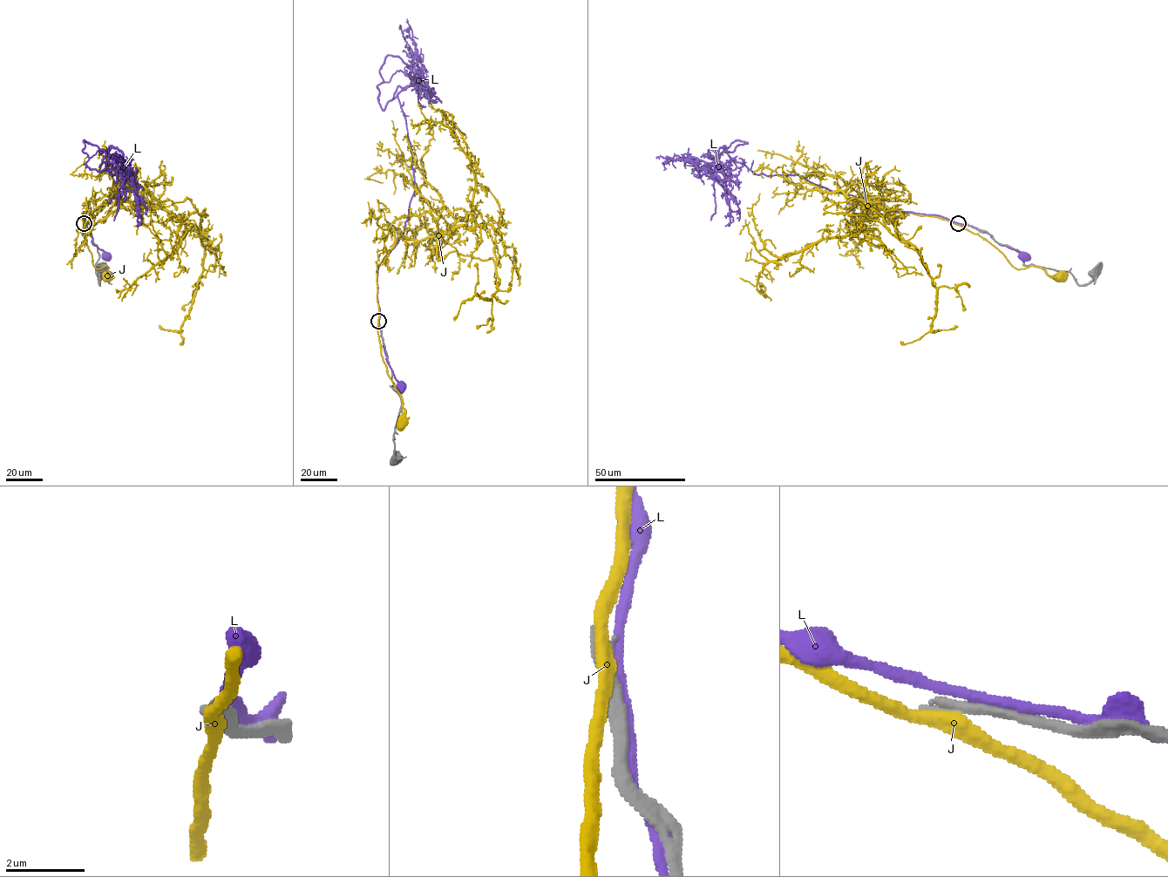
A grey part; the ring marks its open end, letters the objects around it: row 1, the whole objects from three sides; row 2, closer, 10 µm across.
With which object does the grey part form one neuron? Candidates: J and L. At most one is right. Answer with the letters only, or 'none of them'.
none of them

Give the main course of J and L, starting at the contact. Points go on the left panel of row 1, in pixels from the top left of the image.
J: (84, 224), (92, 263), (97, 268), (106, 266), (110, 274), (107, 275), (106, 273), (106, 275)
L: (84, 224), (91, 242), (104, 252), (105, 256)

